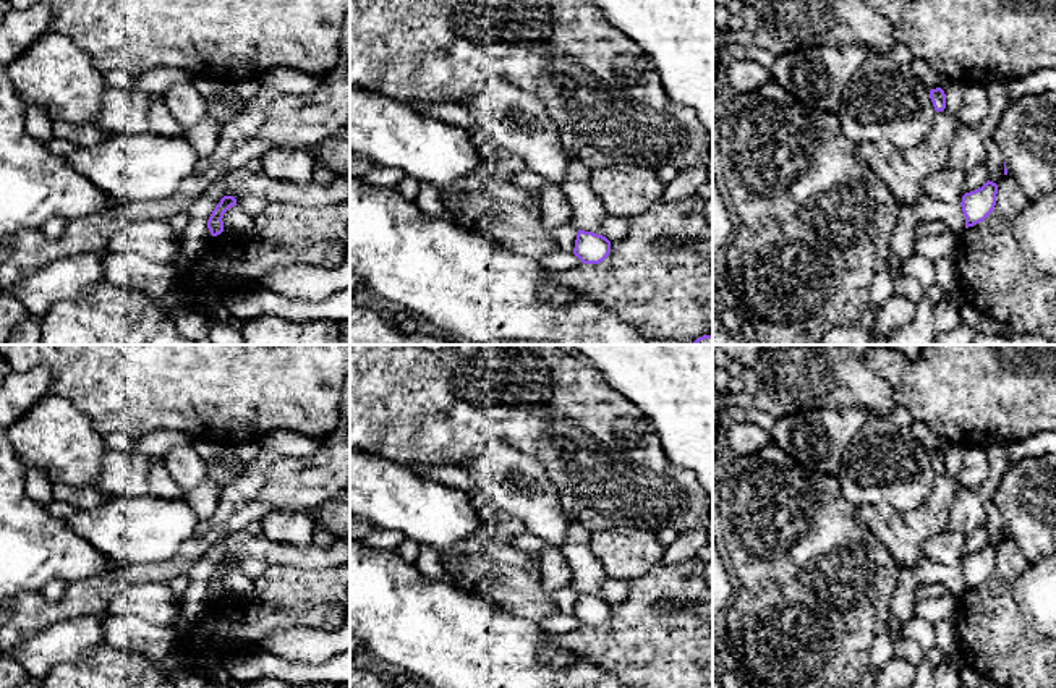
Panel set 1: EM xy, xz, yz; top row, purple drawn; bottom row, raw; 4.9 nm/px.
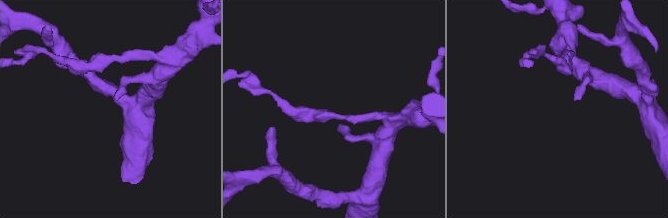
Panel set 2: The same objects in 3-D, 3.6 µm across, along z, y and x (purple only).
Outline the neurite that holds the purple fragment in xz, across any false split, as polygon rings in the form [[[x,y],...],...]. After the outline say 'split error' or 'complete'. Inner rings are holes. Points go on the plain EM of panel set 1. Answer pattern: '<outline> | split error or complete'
[[[578,592],[573,617],[583,626],[599,626],[611,615],[611,604],[593,594]]] | complete

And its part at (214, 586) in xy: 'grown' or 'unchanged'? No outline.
unchanged

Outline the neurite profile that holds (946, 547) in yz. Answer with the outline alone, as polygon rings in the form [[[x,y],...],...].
[[[944,531],[931,537],[925,547],[923,555],[933,562],[960,567],[964,558],[965,536],[952,531]]]

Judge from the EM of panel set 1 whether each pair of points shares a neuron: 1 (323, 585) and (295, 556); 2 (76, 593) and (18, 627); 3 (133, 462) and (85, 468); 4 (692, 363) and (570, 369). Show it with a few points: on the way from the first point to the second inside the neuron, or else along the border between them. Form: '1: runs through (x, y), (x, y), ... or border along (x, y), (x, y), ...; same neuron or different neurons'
1: border along (332, 565), (319, 569), (268, 567); different neurons
2: runs through (62, 607), (54, 612), (33, 612); same neuron
3: border along (109, 449), (102, 458), (102, 471), (93, 486); different neurons
4: border along (588, 361), (622, 395); different neurons

